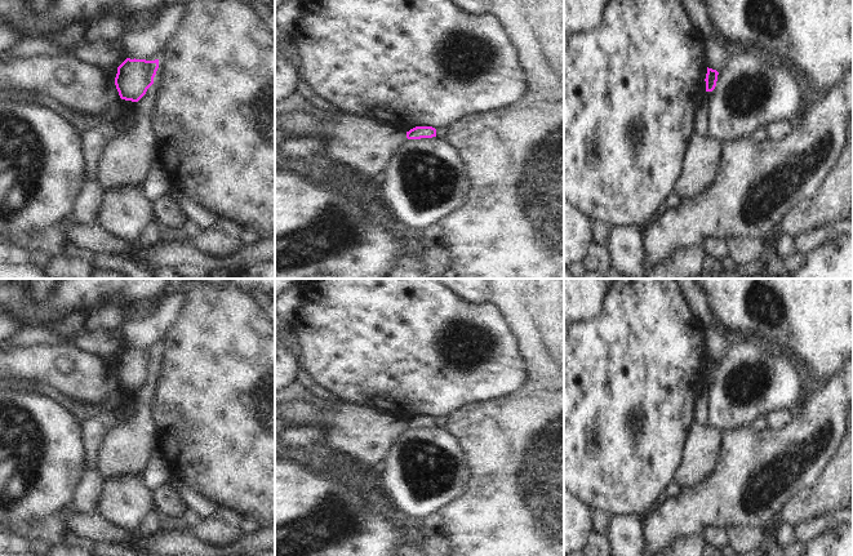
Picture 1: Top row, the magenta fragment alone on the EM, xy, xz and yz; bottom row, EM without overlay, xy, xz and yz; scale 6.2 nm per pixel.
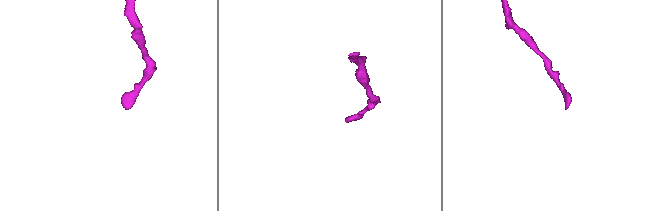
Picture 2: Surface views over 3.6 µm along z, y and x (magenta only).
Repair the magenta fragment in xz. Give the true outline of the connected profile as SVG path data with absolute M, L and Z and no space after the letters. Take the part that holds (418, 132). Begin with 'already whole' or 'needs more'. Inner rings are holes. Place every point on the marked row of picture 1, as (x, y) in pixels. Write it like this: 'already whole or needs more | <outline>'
already whole | M416 126L406 132L408 139L421 139L436 137L436 129L432 126Z

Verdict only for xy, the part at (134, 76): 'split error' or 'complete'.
complete

